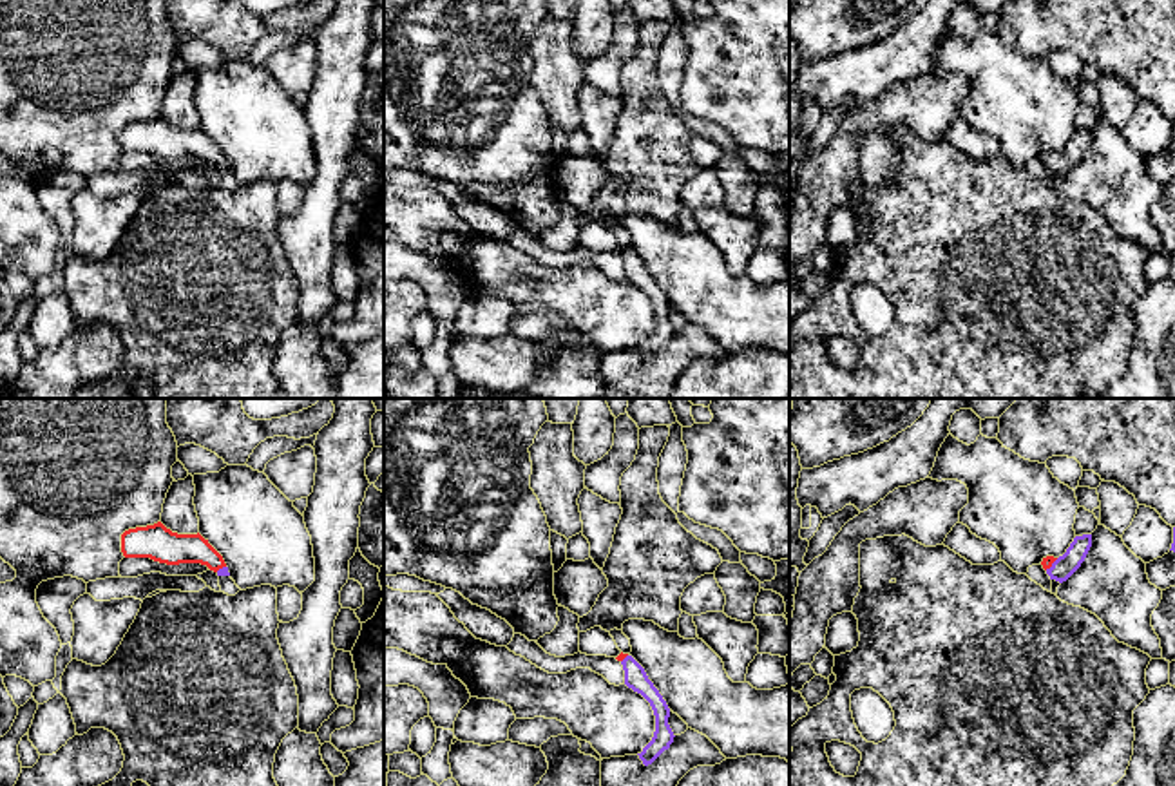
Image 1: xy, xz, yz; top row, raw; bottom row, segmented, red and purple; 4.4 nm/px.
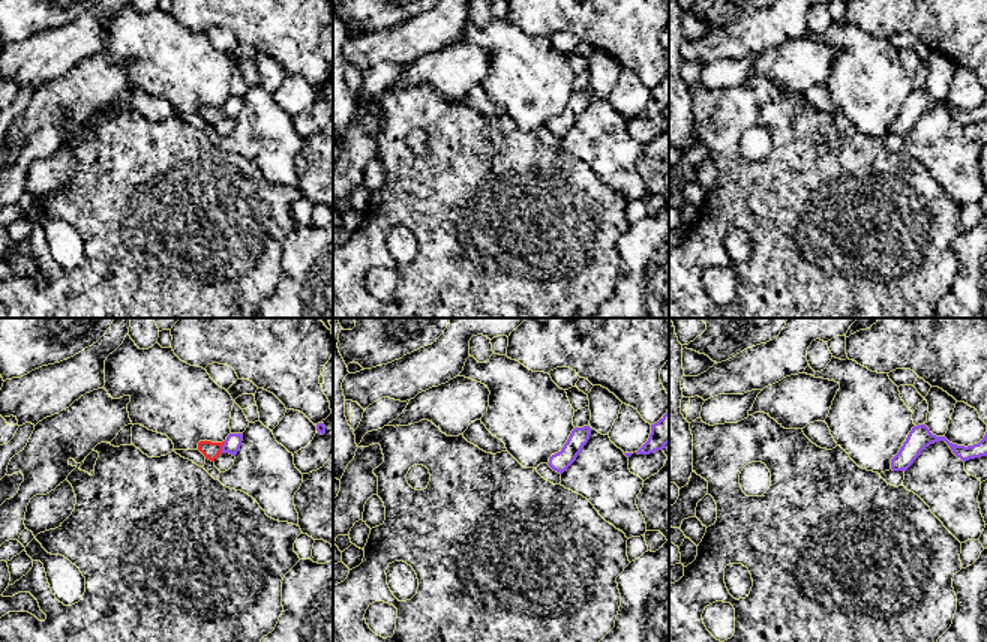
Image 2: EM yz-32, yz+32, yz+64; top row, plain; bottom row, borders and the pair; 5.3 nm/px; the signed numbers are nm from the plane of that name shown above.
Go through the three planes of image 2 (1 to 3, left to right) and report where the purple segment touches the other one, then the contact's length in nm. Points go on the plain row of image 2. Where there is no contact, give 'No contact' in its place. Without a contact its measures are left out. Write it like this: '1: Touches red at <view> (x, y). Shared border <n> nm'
1: Touches red at yz-32 (221, 111). Shared border 70 nm
2: No contact
3: No contact

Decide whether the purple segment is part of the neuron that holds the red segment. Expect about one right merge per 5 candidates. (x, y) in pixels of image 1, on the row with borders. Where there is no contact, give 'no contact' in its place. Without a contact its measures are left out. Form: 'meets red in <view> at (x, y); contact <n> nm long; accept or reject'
meets red in yz at (1050, 565); contact 80 nm long; accept

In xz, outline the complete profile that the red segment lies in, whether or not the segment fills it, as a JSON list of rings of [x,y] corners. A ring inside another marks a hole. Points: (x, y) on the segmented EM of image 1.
[[[628,654],[616,657],[625,670],[625,685],[641,694],[652,706],[655,715],[655,732],[652,741],[643,748],[639,759],[645,766],[652,764],[673,743],[673,732],[668,724],[670,708],[654,683],[648,679],[645,668]]]

